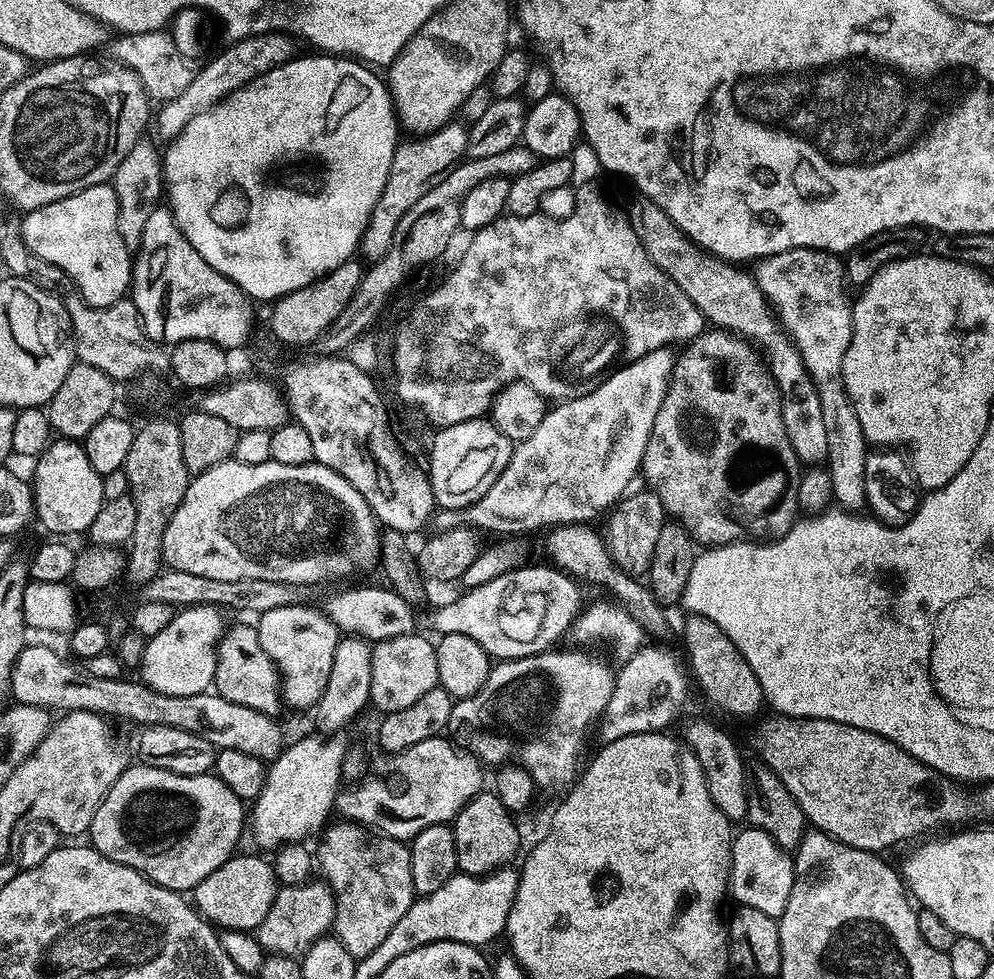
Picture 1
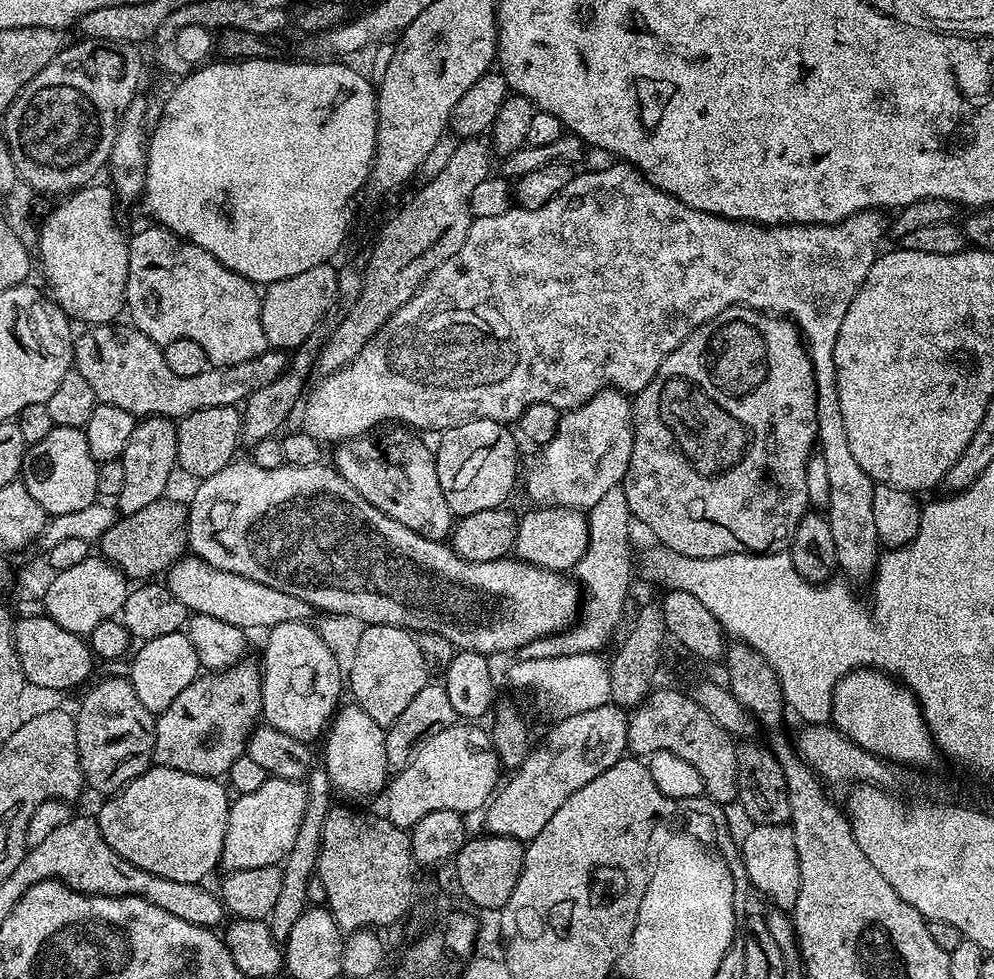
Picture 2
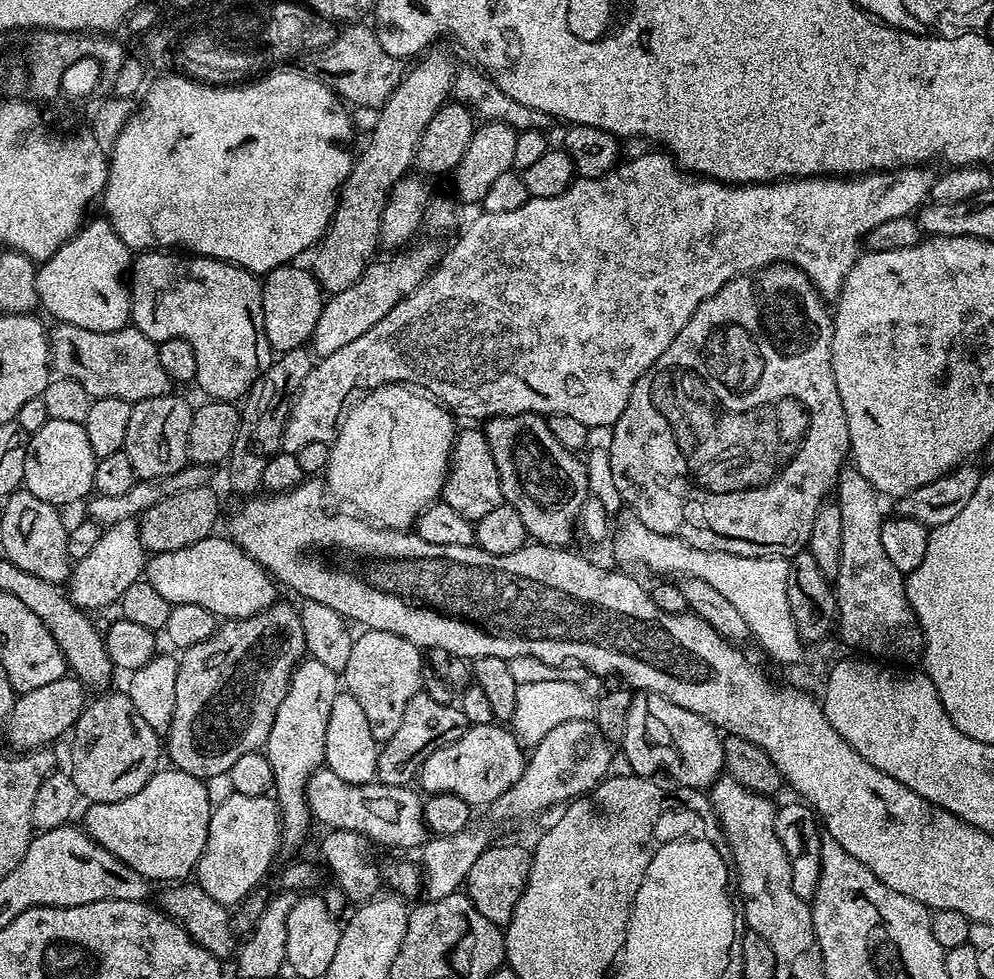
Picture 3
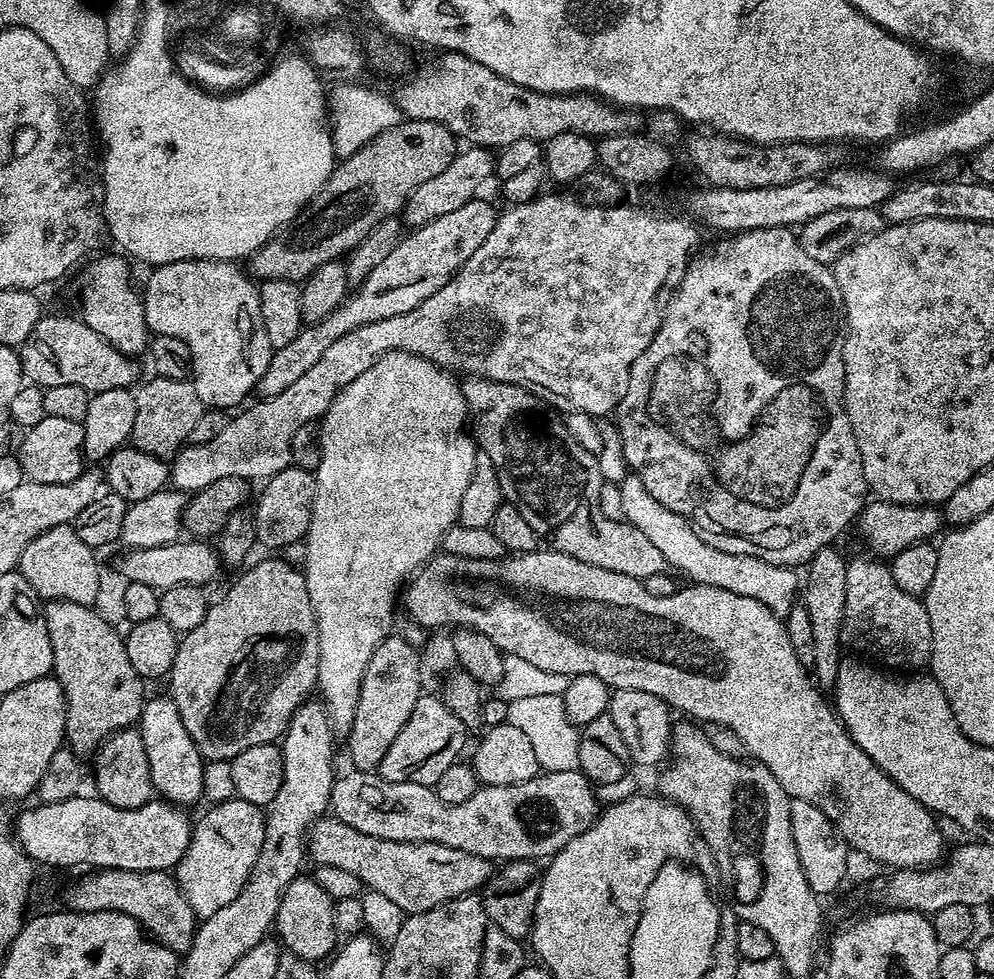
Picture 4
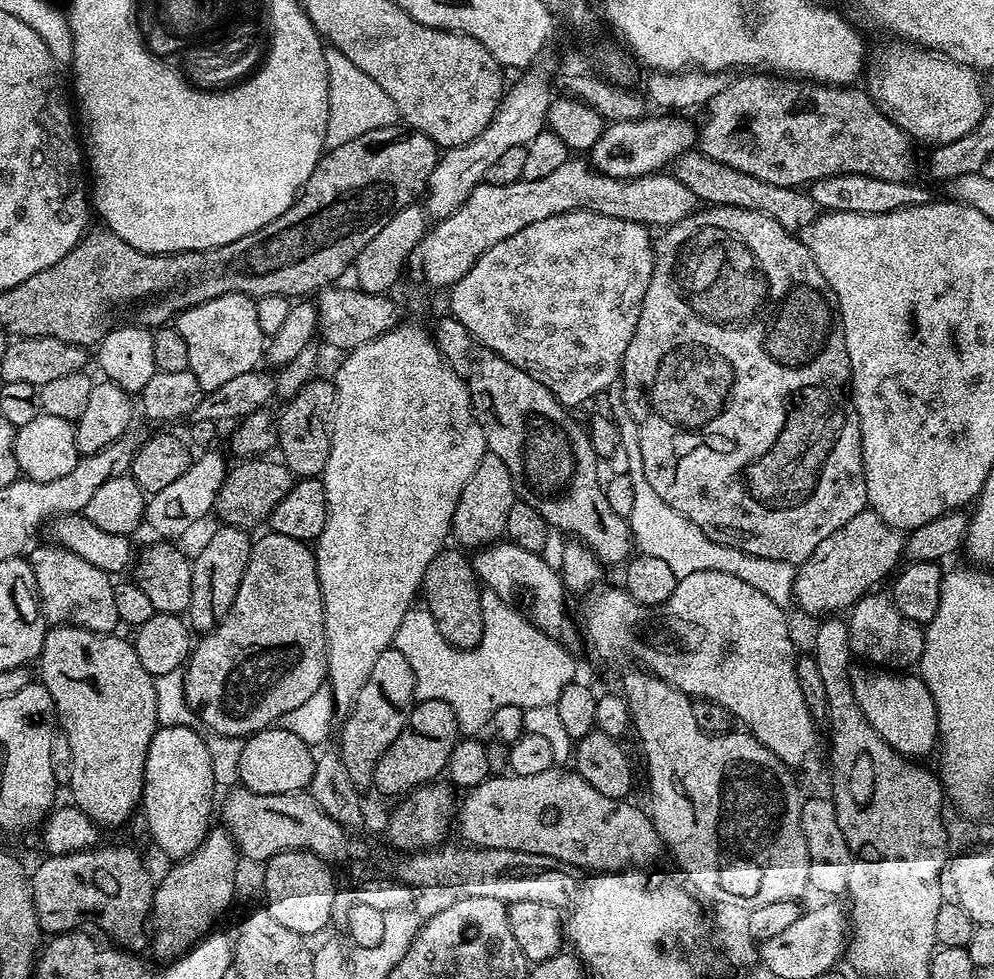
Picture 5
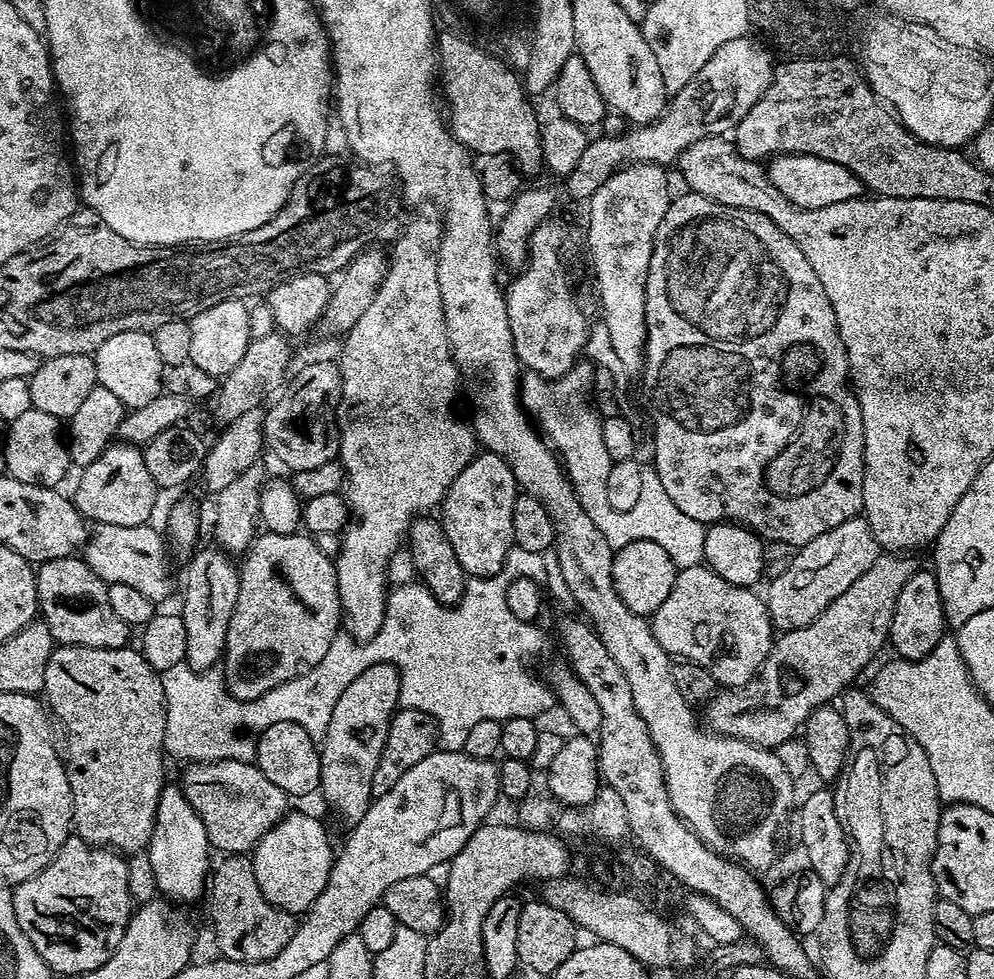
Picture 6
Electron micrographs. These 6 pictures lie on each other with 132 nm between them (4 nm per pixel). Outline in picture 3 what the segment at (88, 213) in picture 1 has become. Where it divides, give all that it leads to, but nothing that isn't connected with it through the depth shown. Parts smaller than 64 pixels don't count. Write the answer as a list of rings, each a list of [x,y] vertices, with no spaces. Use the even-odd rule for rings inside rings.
[[[106,218],[99,219],[89,219],[49,260],[39,265],[36,273],[39,307],[45,308],[53,316],[53,321],[61,324],[82,326],[82,330],[95,332],[116,332],[119,328],[129,327],[132,315],[132,293],[126,279],[130,272],[130,250],[122,238],[118,238],[112,223]]]

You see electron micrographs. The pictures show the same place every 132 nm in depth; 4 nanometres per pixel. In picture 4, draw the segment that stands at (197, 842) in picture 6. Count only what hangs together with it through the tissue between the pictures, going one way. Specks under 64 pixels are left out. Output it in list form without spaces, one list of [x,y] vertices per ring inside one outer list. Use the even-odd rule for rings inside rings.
[[[171,695],[145,699],[144,709],[140,712],[138,731],[145,744],[146,757],[150,766],[150,778],[153,789],[168,803],[177,806],[189,806],[204,795],[205,759],[201,756],[194,738],[190,738],[178,714],[178,706]]]

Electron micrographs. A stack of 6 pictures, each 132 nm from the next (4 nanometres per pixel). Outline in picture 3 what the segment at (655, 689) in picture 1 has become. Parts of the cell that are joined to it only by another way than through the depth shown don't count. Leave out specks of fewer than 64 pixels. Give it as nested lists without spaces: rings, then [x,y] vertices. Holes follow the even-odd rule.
[[[595,719],[568,721],[555,726],[531,749],[522,778],[518,778],[518,782],[514,782],[506,794],[487,805],[488,817],[485,820],[477,819],[458,834],[432,836],[420,845],[418,863],[422,869],[423,895],[427,899],[437,900],[454,894],[467,881],[470,866],[474,866],[482,853],[492,847],[497,839],[496,831],[503,824],[511,820],[528,820],[555,804],[563,805],[591,792],[609,775],[612,752],[614,745],[605,738],[602,730],[598,730]]]

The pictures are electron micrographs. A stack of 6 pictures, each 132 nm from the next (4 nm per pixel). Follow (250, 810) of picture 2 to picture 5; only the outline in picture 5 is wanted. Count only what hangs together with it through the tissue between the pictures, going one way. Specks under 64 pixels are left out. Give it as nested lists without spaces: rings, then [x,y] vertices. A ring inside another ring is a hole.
[[[216,826],[196,850],[182,860],[175,861],[172,869],[155,885],[152,893],[152,911],[150,913],[150,952],[156,956],[177,958],[213,931],[216,919],[232,904],[232,895],[236,892],[236,860],[238,849],[223,827]]]

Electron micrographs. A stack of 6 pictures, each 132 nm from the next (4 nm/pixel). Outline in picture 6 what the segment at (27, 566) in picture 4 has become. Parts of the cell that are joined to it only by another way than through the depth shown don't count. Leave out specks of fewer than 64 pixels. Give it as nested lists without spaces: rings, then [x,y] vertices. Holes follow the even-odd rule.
[[[79,555],[67,556],[66,558],[54,558],[50,562],[39,565],[36,573],[36,599],[38,612],[42,617],[42,623],[50,630],[53,641],[57,645],[69,644],[70,646],[94,646],[114,650],[115,648],[127,648],[132,636],[133,629],[110,607],[110,594],[108,585]]]

